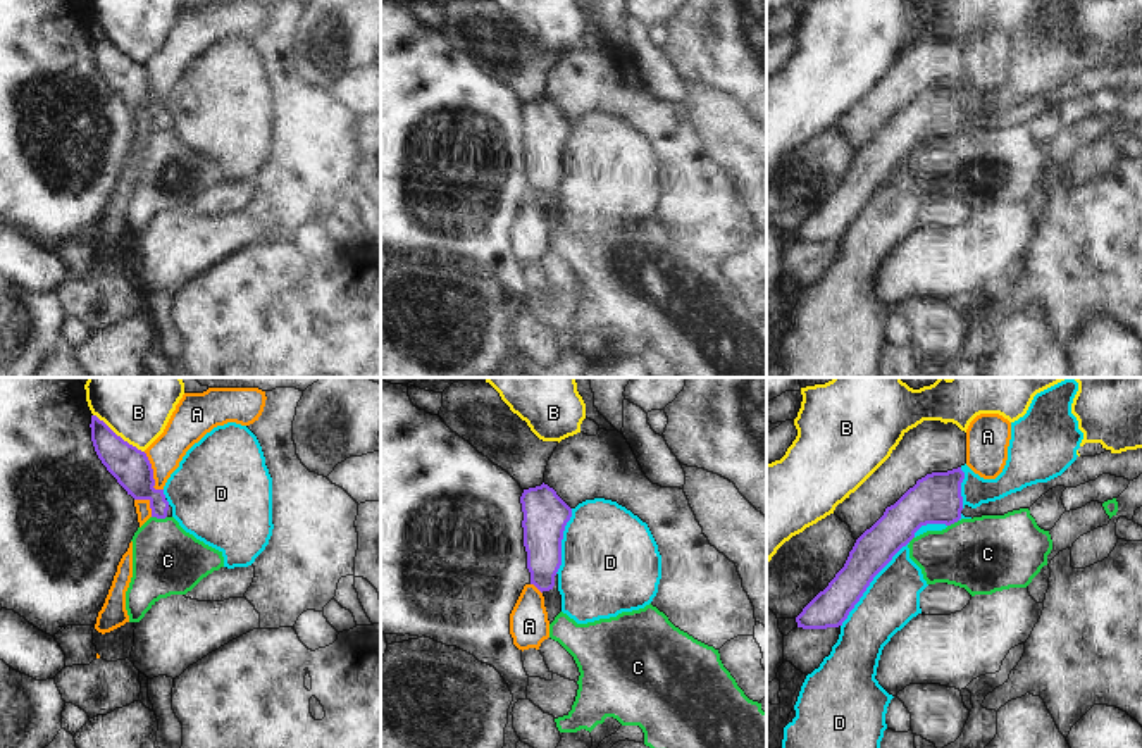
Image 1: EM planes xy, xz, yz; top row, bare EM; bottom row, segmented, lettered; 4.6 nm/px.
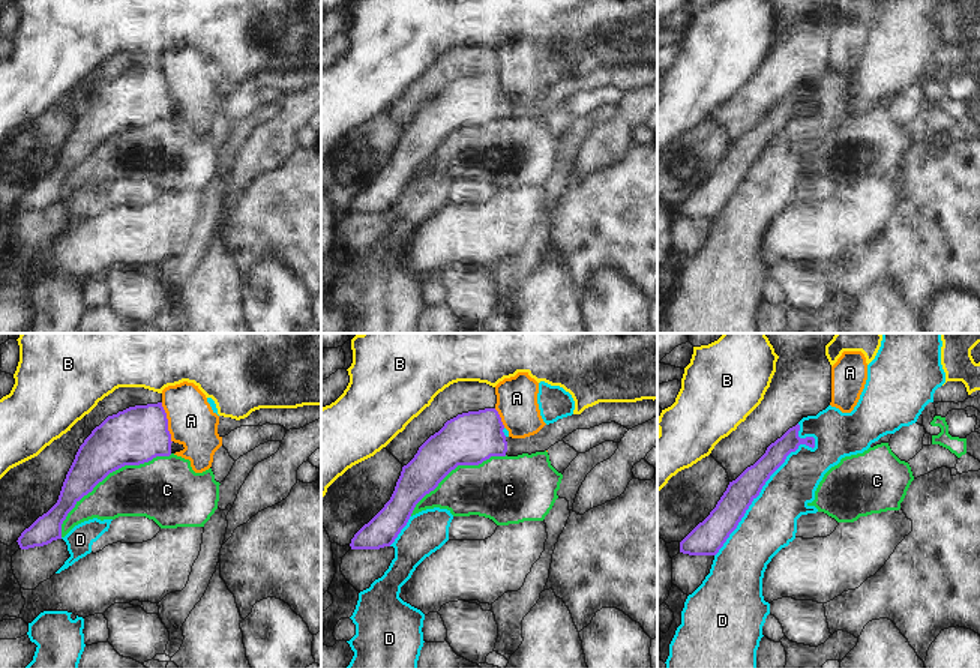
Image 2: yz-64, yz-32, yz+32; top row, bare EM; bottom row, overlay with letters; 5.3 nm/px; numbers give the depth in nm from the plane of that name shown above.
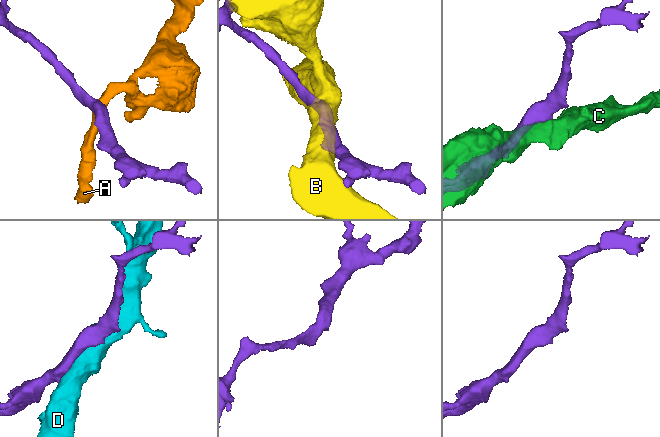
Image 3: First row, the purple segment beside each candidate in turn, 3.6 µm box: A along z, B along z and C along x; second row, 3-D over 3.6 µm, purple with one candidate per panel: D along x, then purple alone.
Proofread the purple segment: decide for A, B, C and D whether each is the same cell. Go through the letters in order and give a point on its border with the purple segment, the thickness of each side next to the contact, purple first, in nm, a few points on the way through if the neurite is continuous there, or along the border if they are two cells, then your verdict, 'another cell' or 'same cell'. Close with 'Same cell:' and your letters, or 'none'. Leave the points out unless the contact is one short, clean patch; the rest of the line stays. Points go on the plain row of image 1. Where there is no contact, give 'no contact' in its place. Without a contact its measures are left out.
A: xy (152, 88) | 180/160 nm | along xy (143, 66), (152, 83), (154, 100), (162, 104) | another cell
B: xy (119, 50) | 180/280 nm | another cell
C: xy (159, 131) | 180/320 nm | another cell
D: yz (868, 199) | 180/260 nm | another cell
Same cell: none

